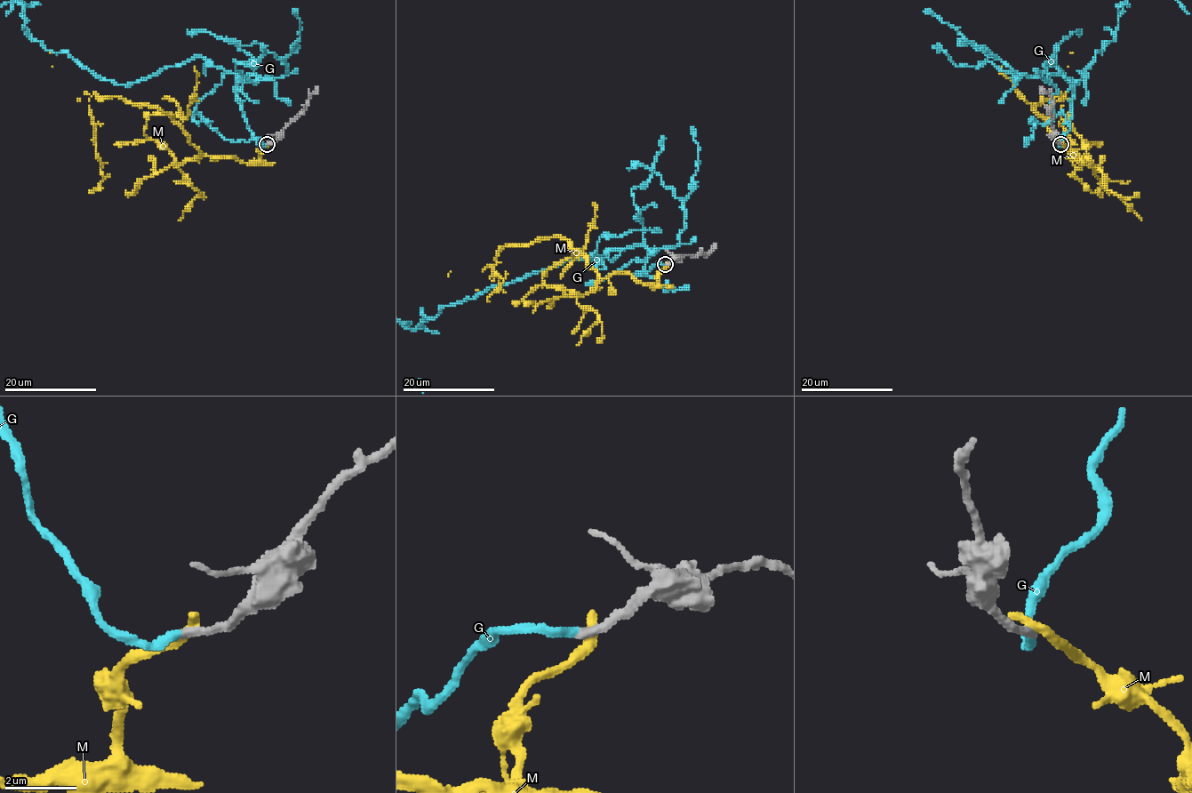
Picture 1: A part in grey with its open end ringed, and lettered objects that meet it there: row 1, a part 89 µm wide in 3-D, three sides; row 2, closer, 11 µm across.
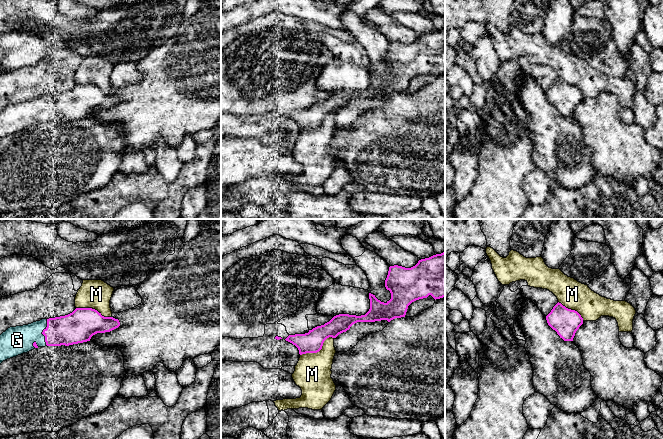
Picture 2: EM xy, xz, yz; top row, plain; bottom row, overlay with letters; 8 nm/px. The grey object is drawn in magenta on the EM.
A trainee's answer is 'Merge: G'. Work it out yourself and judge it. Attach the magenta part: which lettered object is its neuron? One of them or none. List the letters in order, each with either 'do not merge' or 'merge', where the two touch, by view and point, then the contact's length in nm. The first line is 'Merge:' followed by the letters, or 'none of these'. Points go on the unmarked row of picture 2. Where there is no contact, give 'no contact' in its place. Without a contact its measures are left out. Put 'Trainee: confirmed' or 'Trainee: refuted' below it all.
Merge: G
G: merge | xy (42, 108) | 220 nm
M: do not merge | xz (318, 127) | 300 nm
Trainee: confirmed

